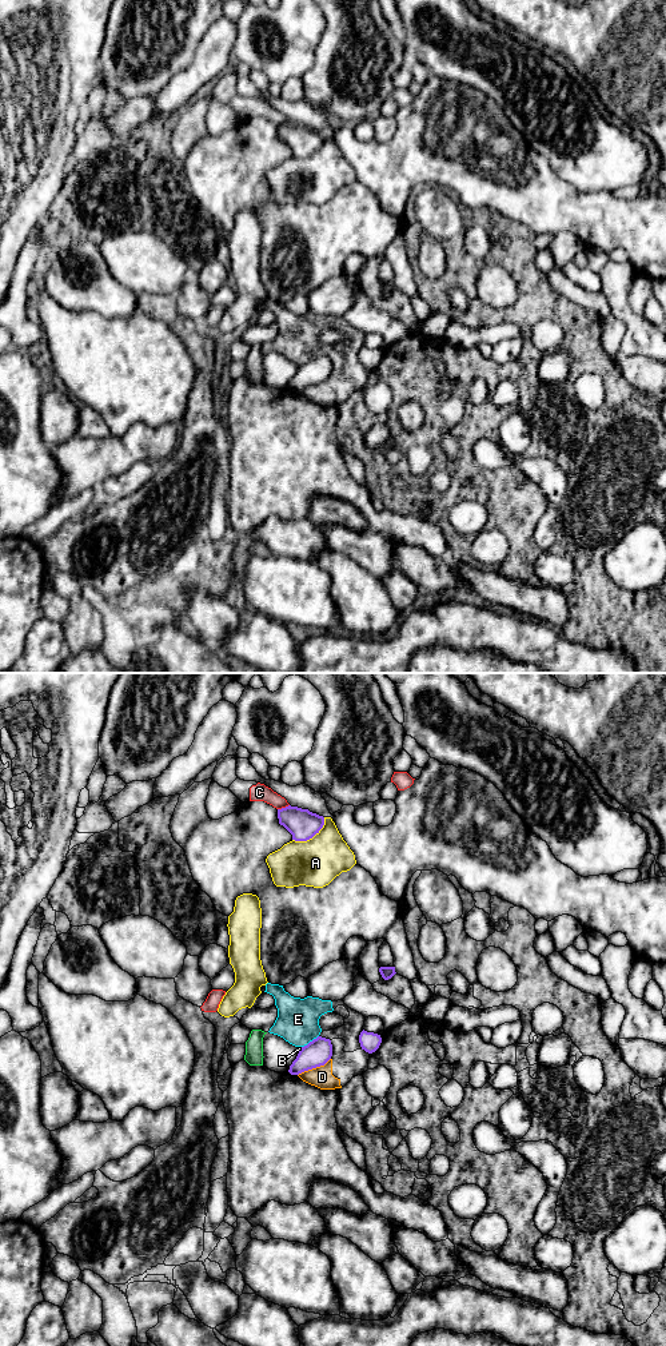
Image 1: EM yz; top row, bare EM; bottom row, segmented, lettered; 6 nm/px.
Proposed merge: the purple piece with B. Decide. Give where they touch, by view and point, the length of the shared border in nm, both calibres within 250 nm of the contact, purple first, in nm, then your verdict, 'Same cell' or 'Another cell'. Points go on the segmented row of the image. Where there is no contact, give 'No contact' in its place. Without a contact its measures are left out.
Touches purple at yz (300, 1050). Shared border 40 nm. Thickness 160 nm (purple) against 20 nm. Another cell

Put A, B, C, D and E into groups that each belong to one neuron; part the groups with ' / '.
A / B D E / C

